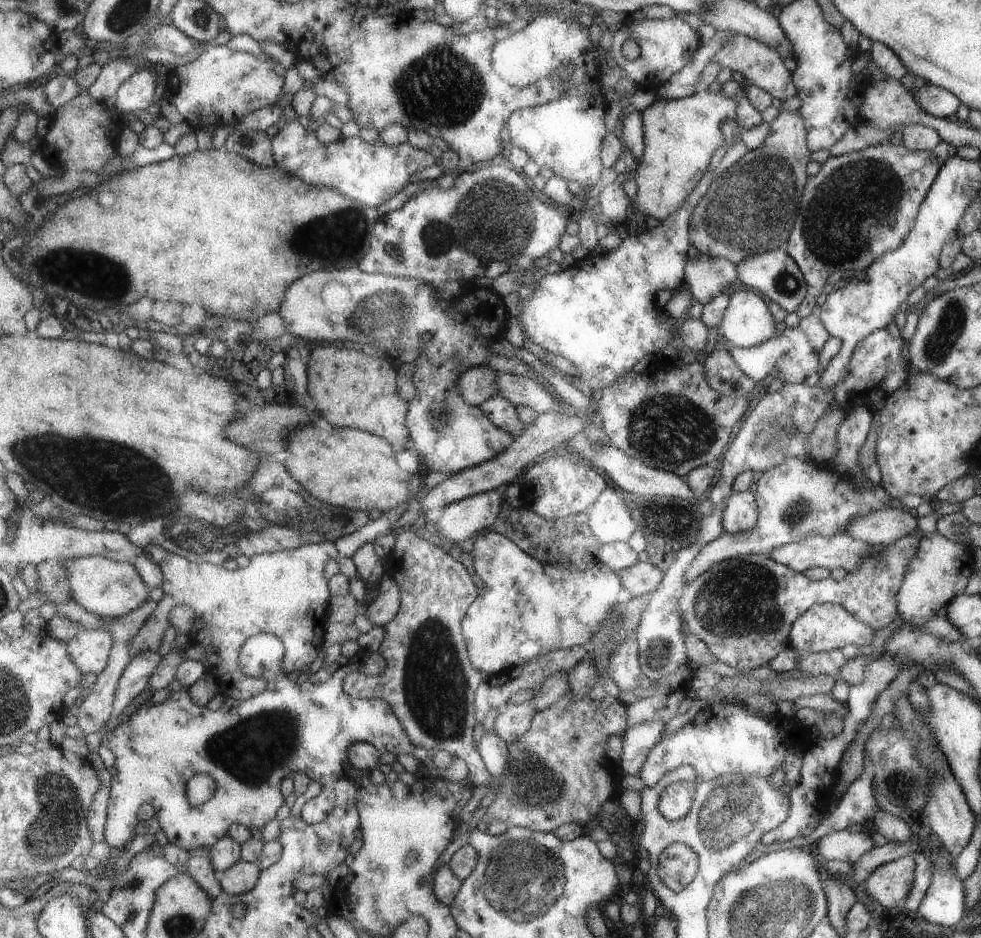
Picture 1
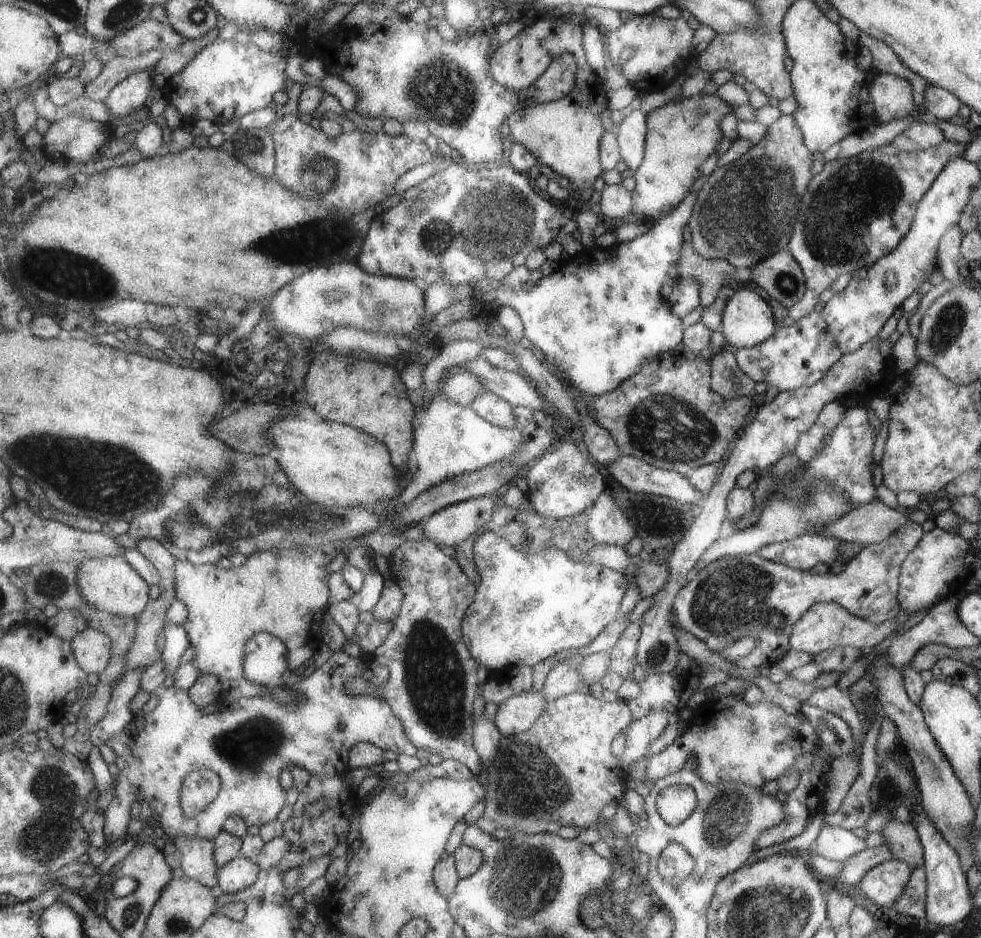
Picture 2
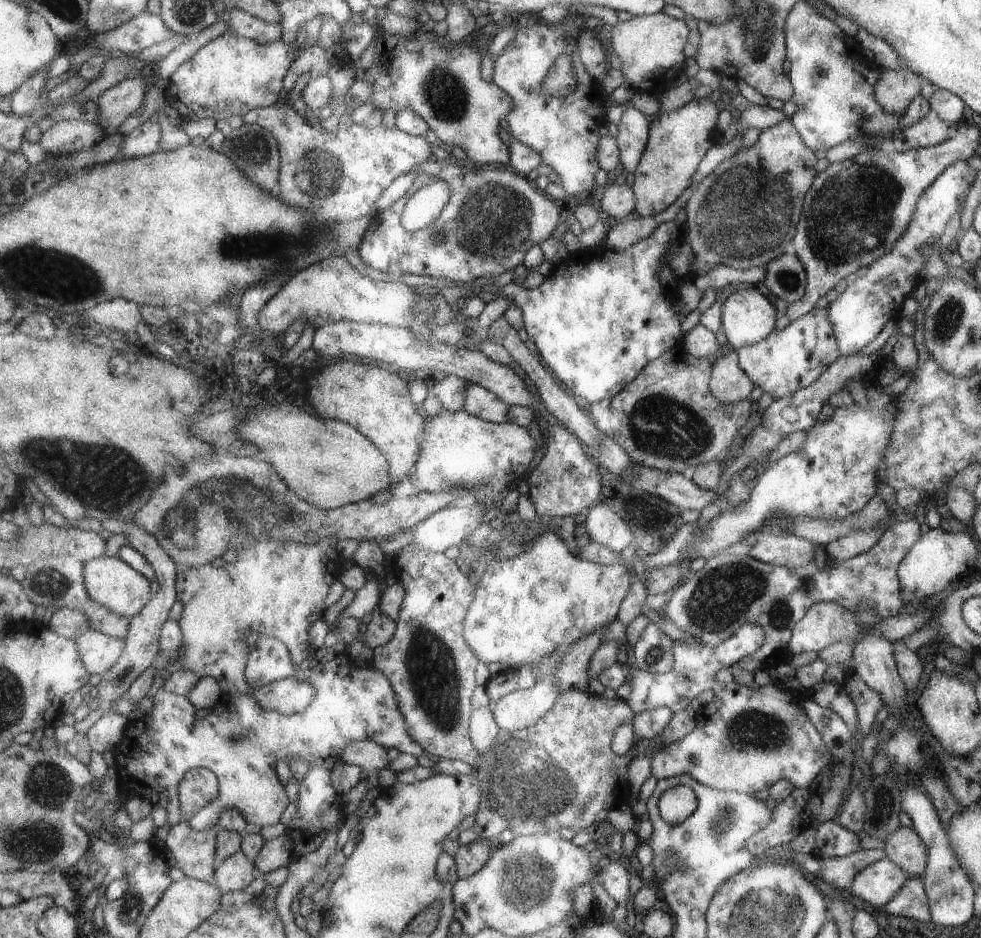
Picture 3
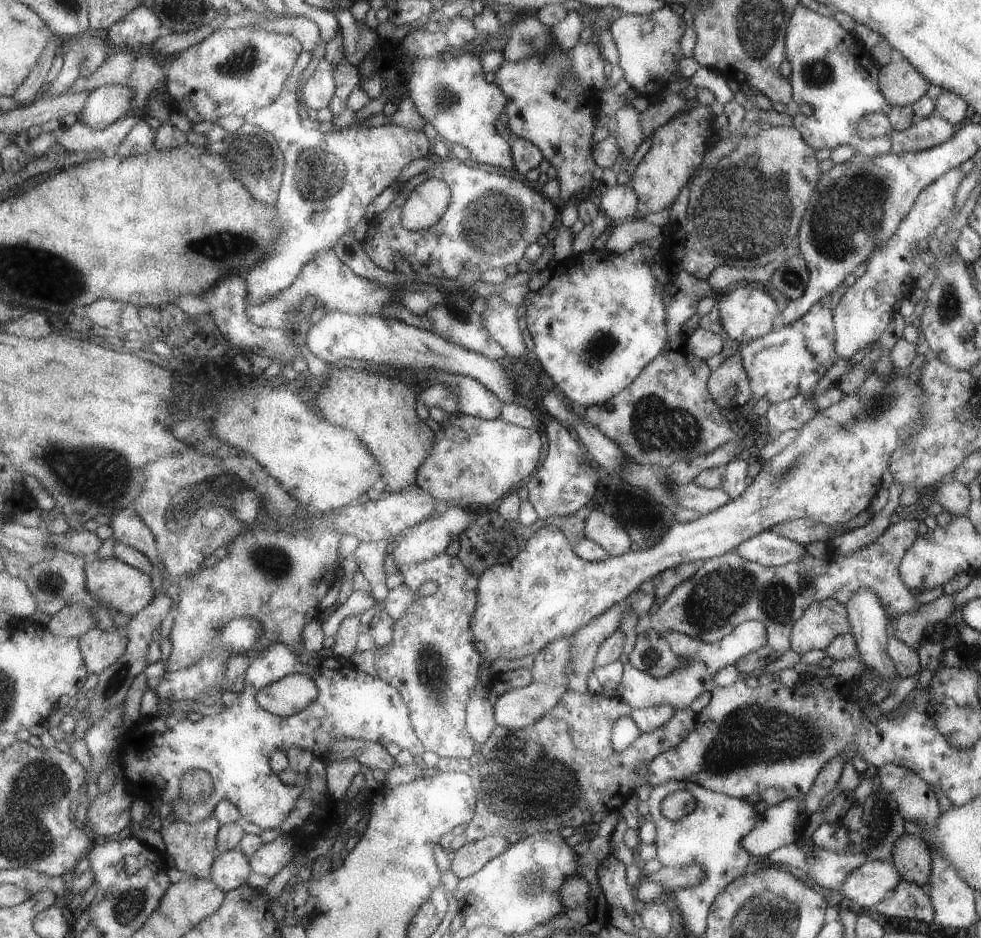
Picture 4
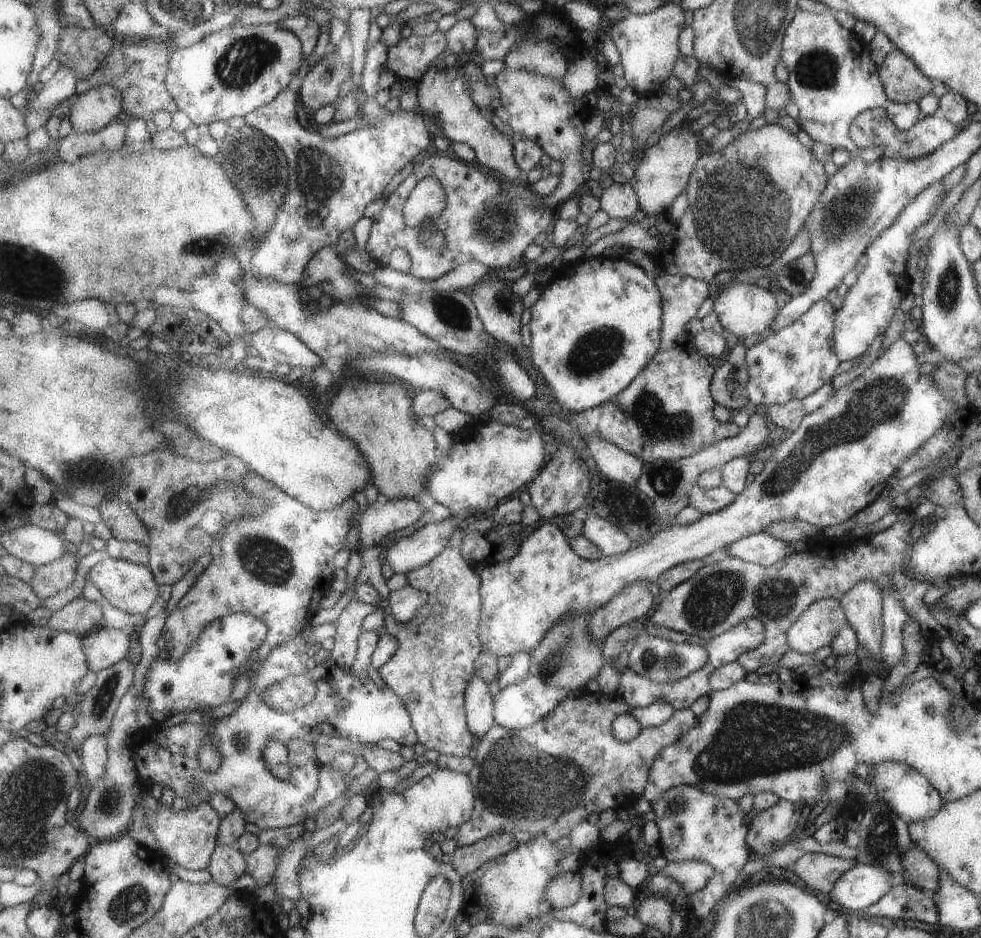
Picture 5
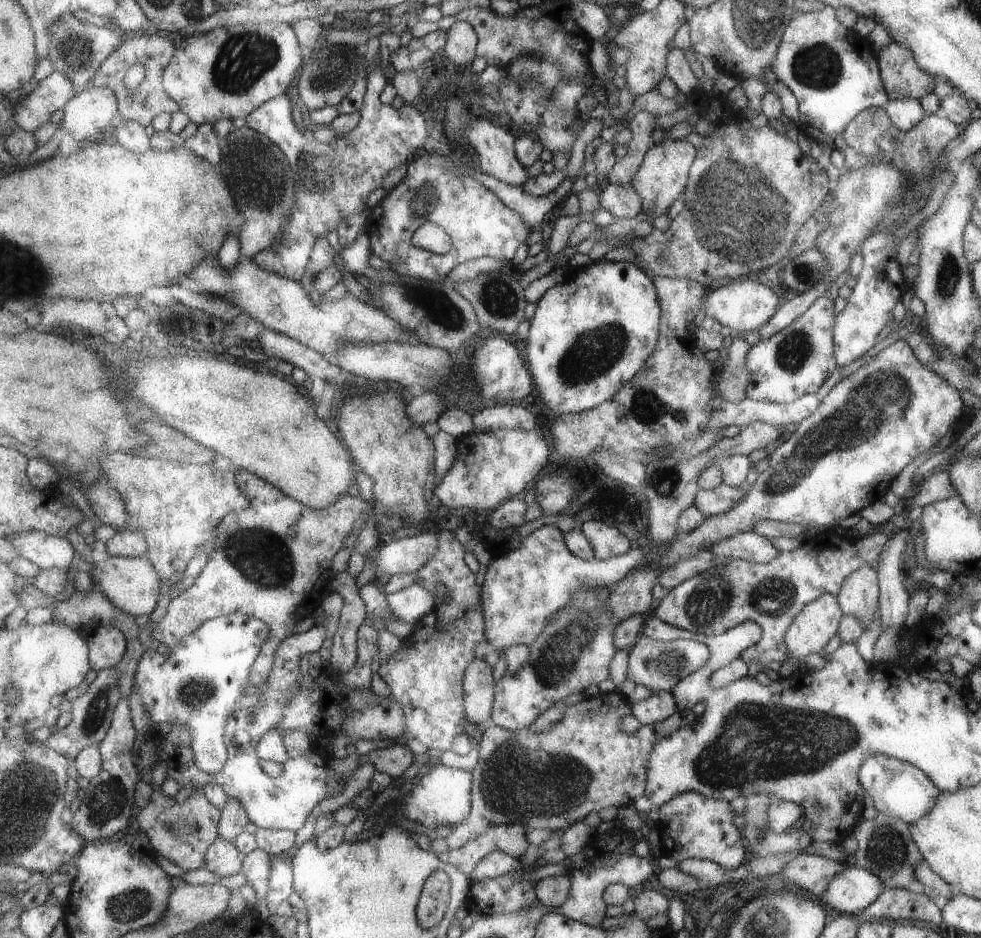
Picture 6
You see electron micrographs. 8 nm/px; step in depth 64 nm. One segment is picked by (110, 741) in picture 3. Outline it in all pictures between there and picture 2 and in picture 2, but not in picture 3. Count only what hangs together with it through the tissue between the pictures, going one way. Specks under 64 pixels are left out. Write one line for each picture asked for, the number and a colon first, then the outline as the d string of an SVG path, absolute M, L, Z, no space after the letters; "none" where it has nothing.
2: M147 668L133 670L133 672L129 672L129 676L125 676L121 680L121 684L117 684L113 700L109 704L109 714L91 732L93 746L109 744L109 740L113 740L113 736L121 734L127 728L127 724L131 724L131 720L135 716L127 708L129 708L129 702L139 694L139 690L143 690L141 680L145 678L145 672L147 672Z

